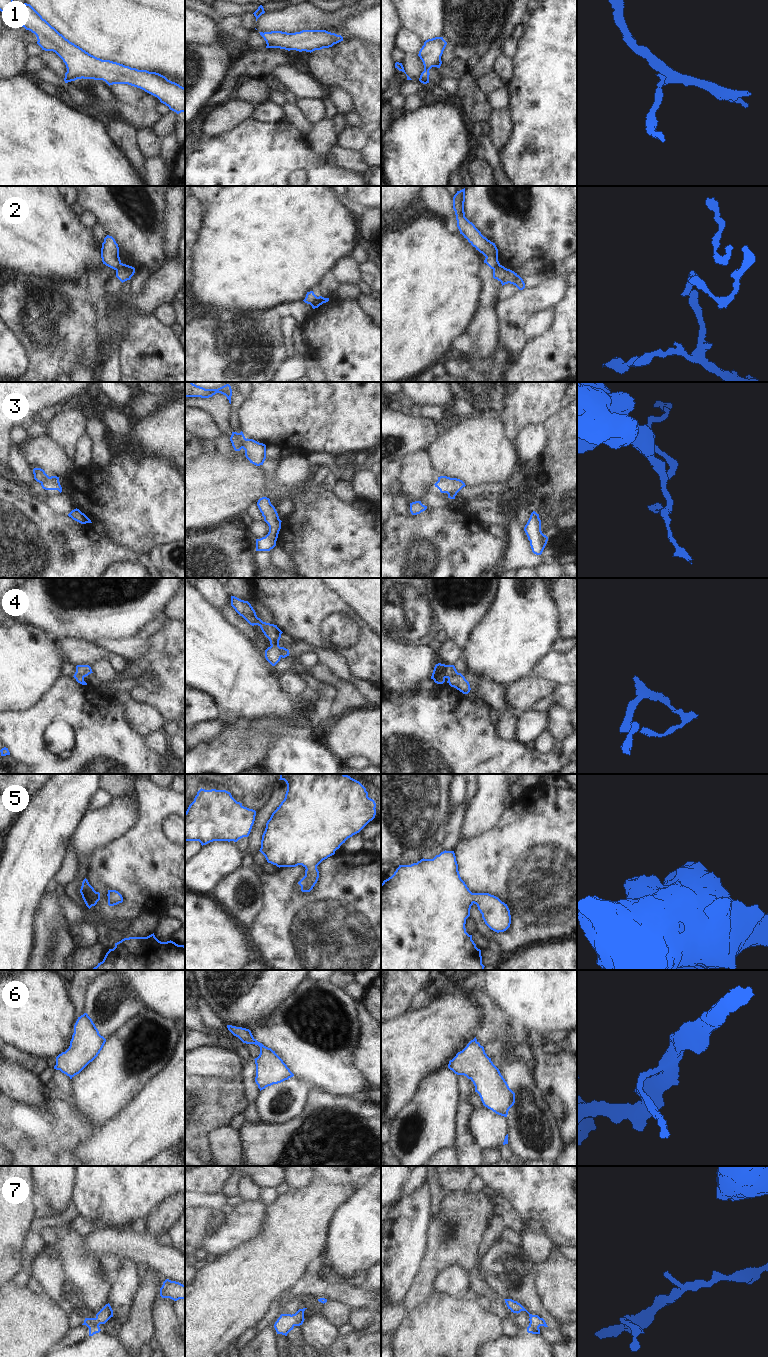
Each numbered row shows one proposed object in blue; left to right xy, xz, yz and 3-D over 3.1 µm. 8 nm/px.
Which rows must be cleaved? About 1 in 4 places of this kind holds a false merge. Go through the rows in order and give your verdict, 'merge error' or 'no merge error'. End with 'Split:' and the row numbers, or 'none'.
1: no merge error
2: merge error
3: merge error
4: merge error
5: no merge error
6: no merge error
7: no merge error
Split: 2, 3, 4

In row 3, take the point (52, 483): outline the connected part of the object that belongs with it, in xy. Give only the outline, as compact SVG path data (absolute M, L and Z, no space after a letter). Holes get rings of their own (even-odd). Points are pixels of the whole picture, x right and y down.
M51 476L47 481L41 483L41 486L45 490L58 490L60 493L62 492L62 487L59 482L59 477Z

